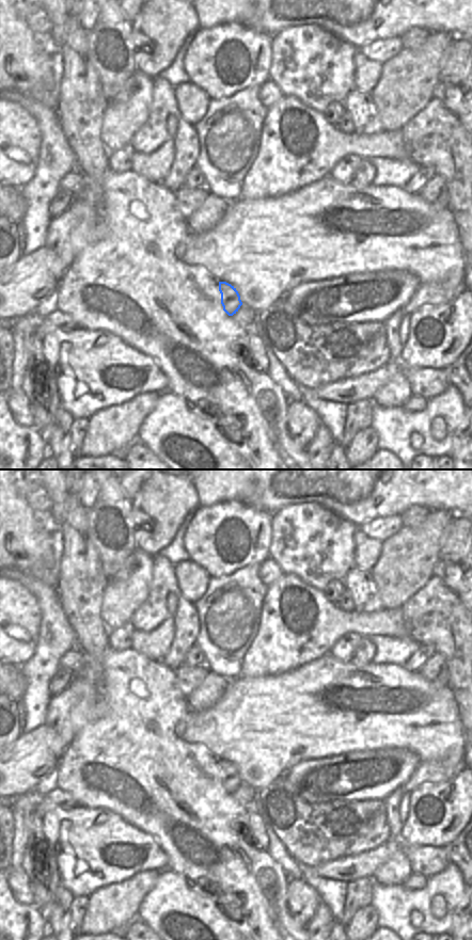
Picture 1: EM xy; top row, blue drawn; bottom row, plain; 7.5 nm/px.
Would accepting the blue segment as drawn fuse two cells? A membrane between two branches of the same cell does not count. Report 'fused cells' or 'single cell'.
single cell

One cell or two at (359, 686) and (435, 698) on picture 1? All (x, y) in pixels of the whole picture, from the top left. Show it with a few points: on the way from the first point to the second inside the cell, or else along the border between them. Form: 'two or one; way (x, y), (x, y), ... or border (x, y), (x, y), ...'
one; way (378, 685), (400, 685), (410, 689), (415, 695)

